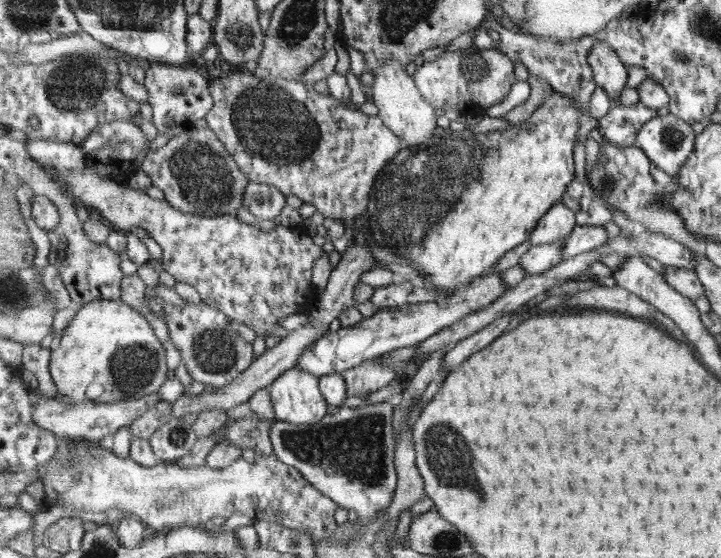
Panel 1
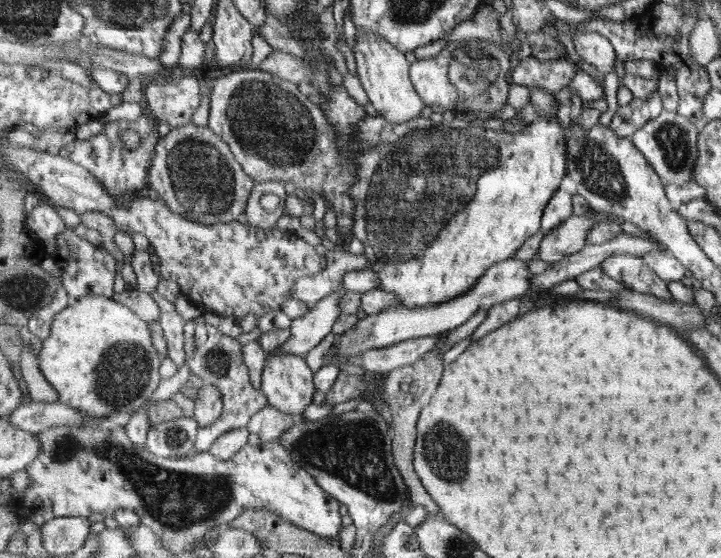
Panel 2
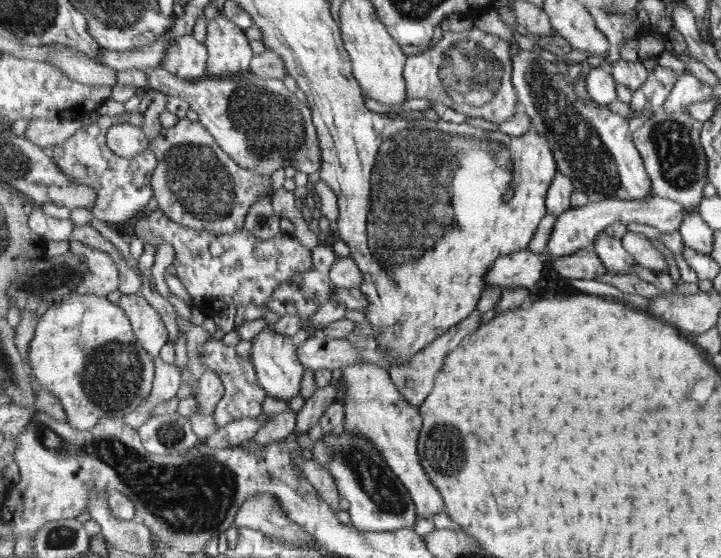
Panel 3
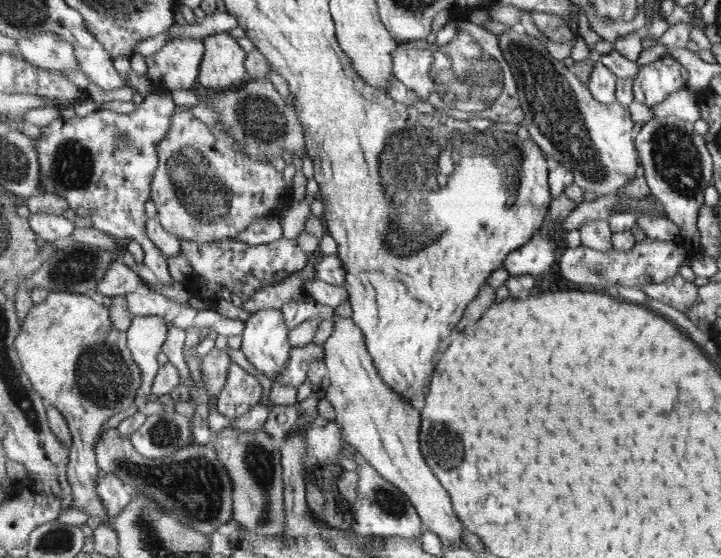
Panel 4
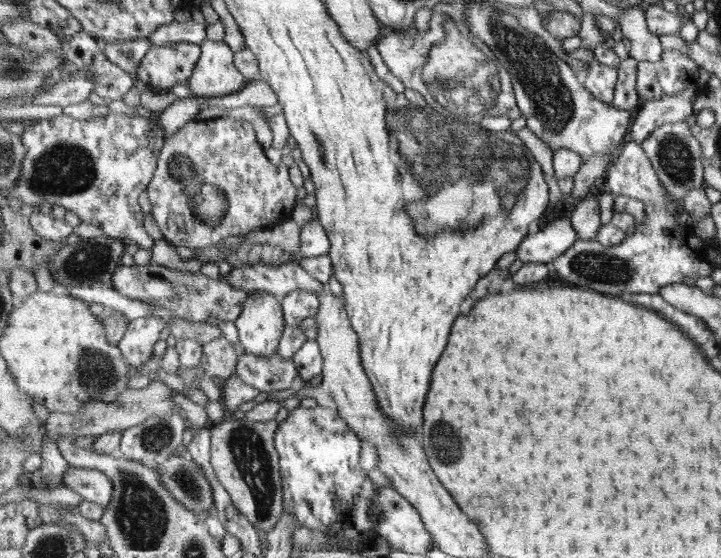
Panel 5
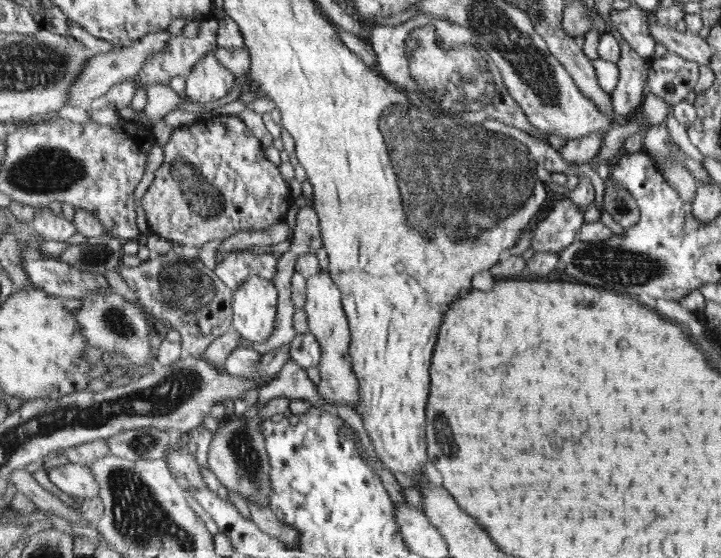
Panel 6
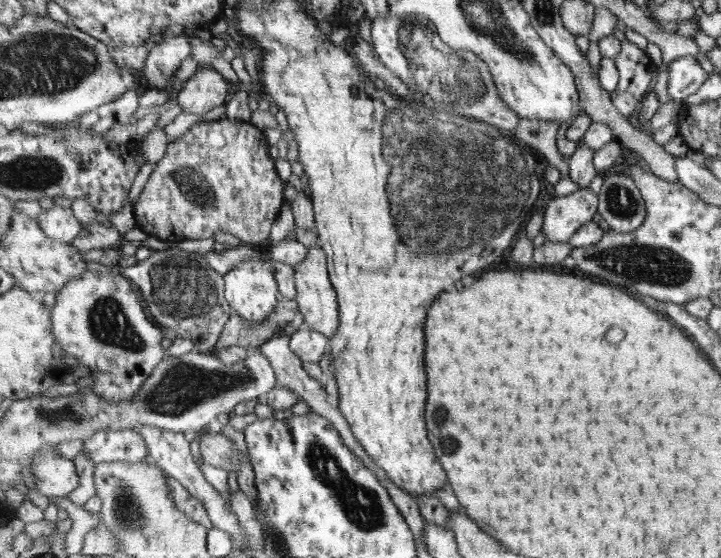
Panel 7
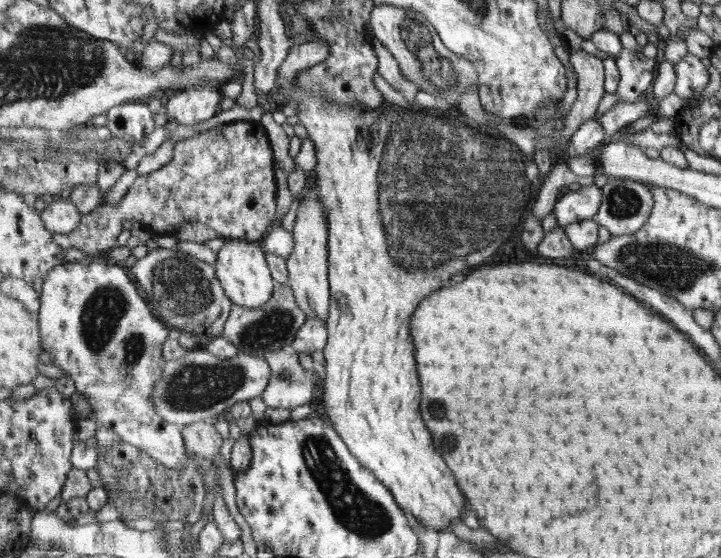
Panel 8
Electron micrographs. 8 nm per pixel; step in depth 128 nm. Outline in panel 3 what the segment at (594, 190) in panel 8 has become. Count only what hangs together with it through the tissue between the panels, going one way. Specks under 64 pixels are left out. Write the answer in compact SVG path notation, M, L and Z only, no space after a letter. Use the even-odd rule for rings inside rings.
M529 248L502 256L489 267L486 284L498 286L500 290L527 288L531 291L543 276L545 258L544 254L535 254Z

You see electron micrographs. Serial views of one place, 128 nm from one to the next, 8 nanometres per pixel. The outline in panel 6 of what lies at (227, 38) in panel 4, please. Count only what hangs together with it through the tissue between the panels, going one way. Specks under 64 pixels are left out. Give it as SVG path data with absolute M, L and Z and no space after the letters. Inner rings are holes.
M213 49L205 53L186 77L188 84L184 95L193 103L208 104L225 98L237 86L237 81L237 75L221 63Z

